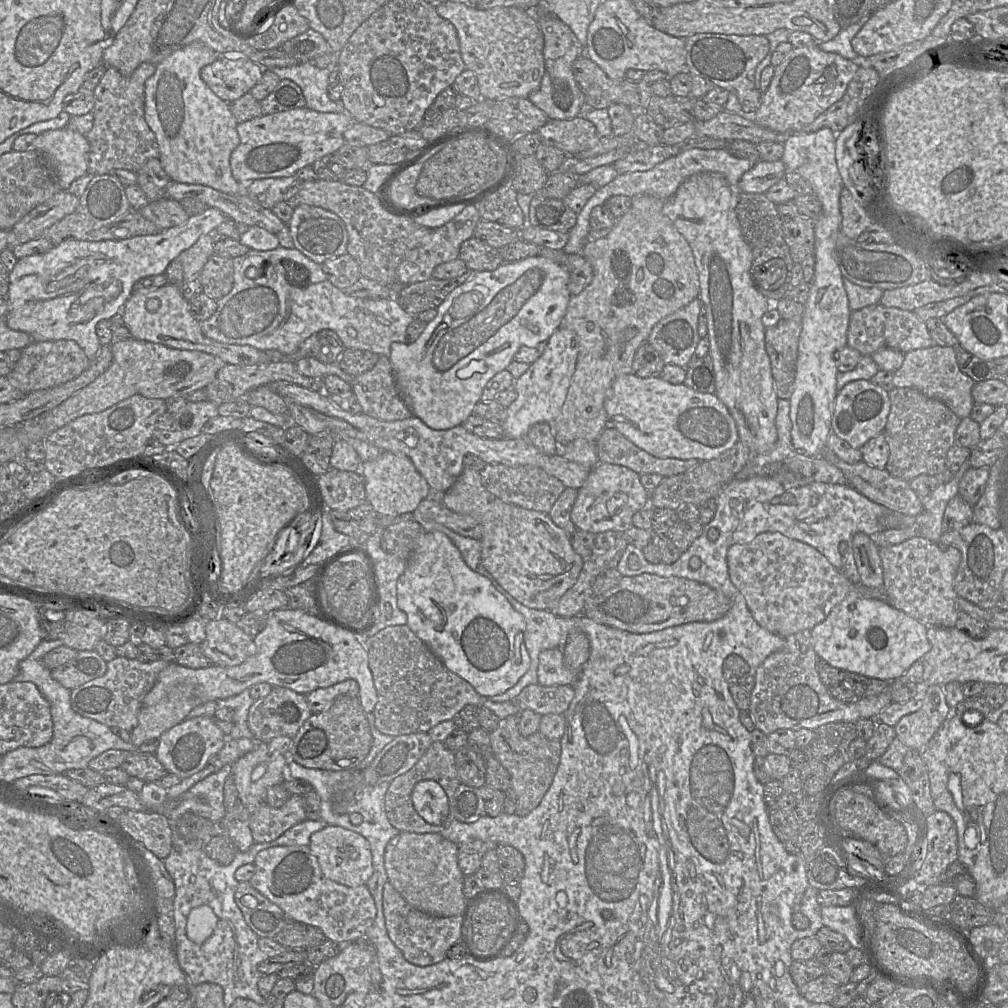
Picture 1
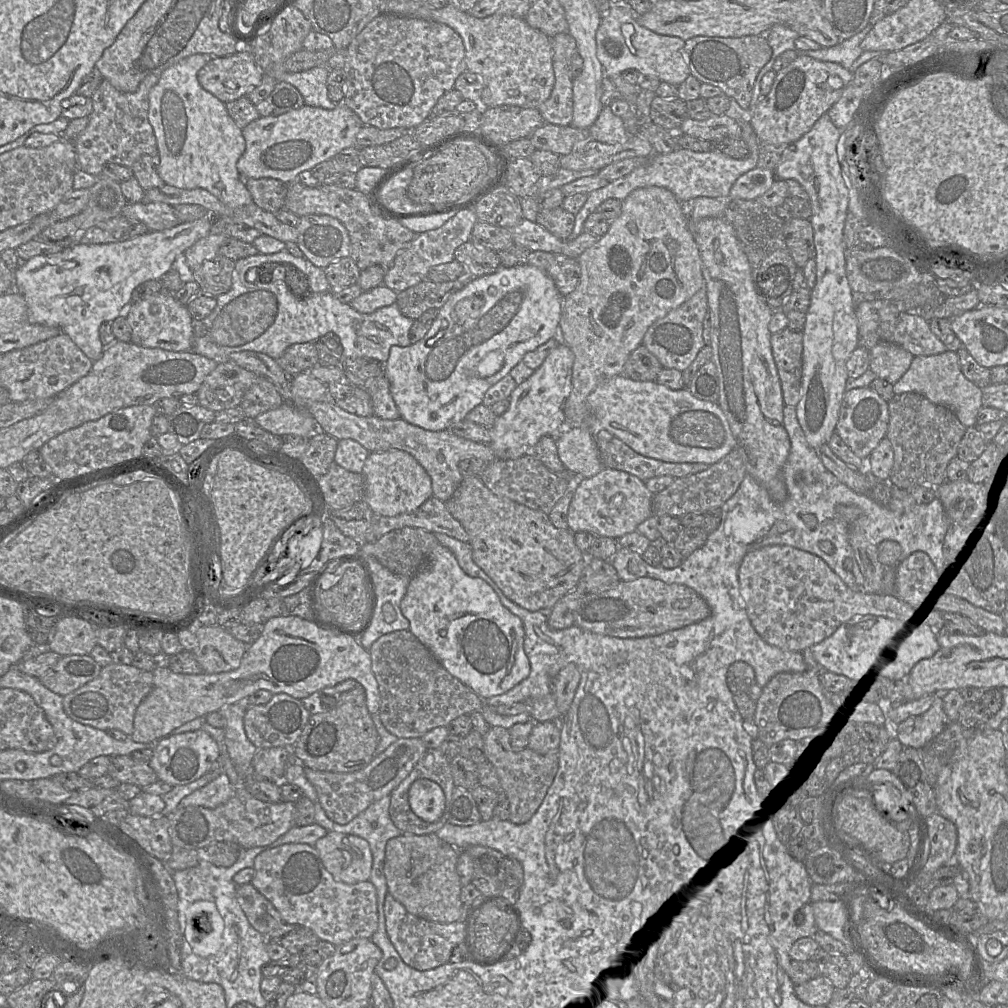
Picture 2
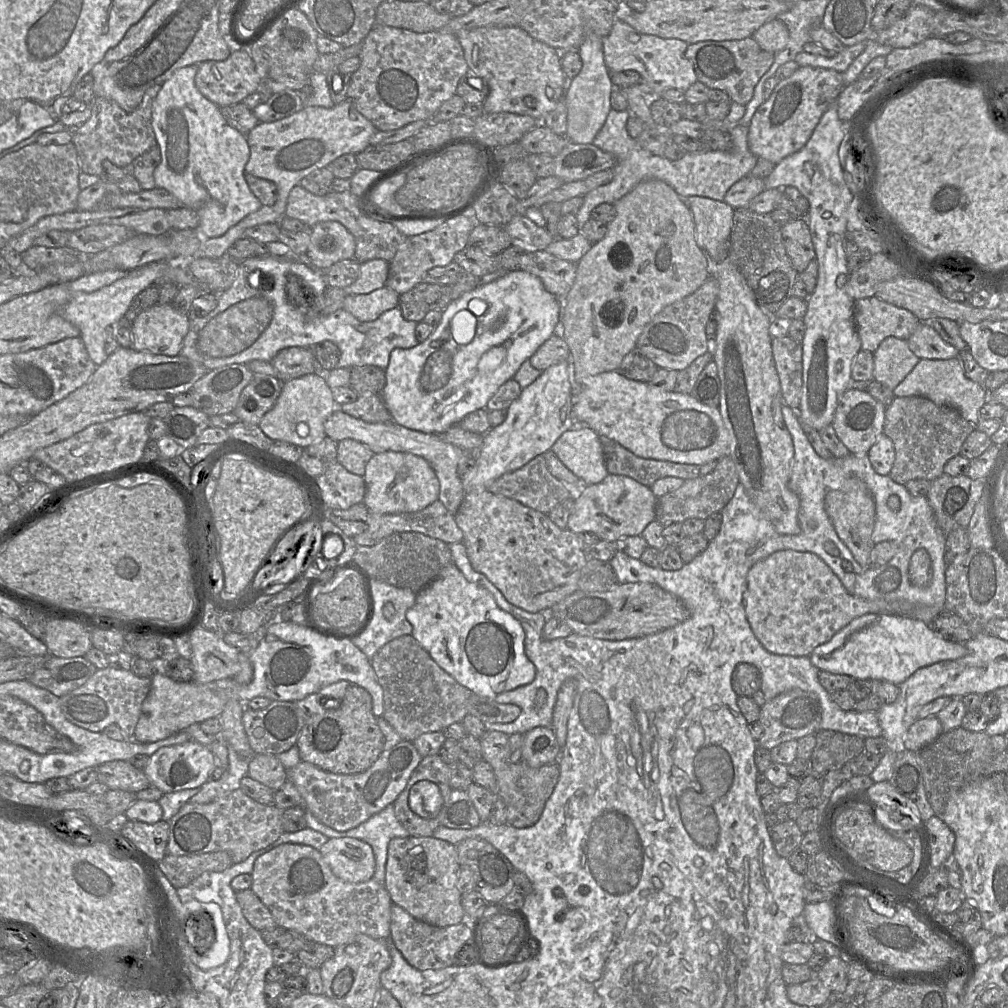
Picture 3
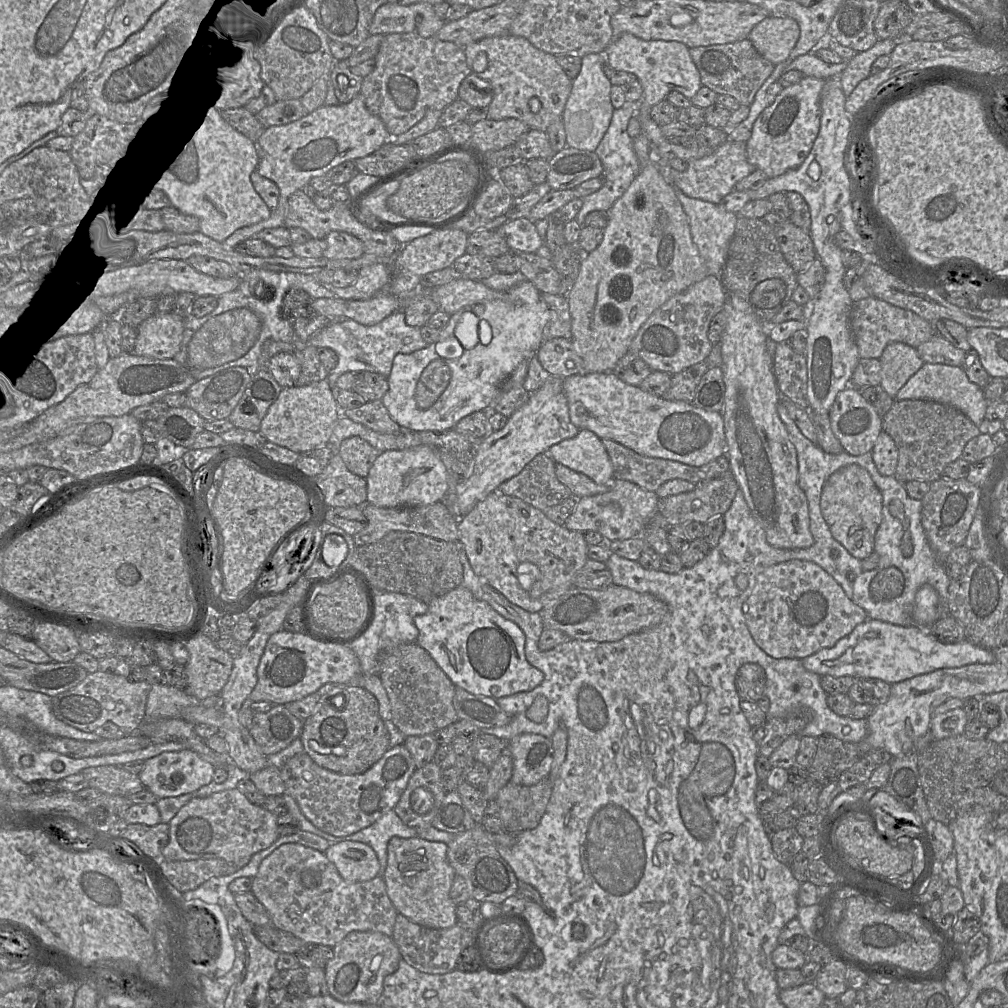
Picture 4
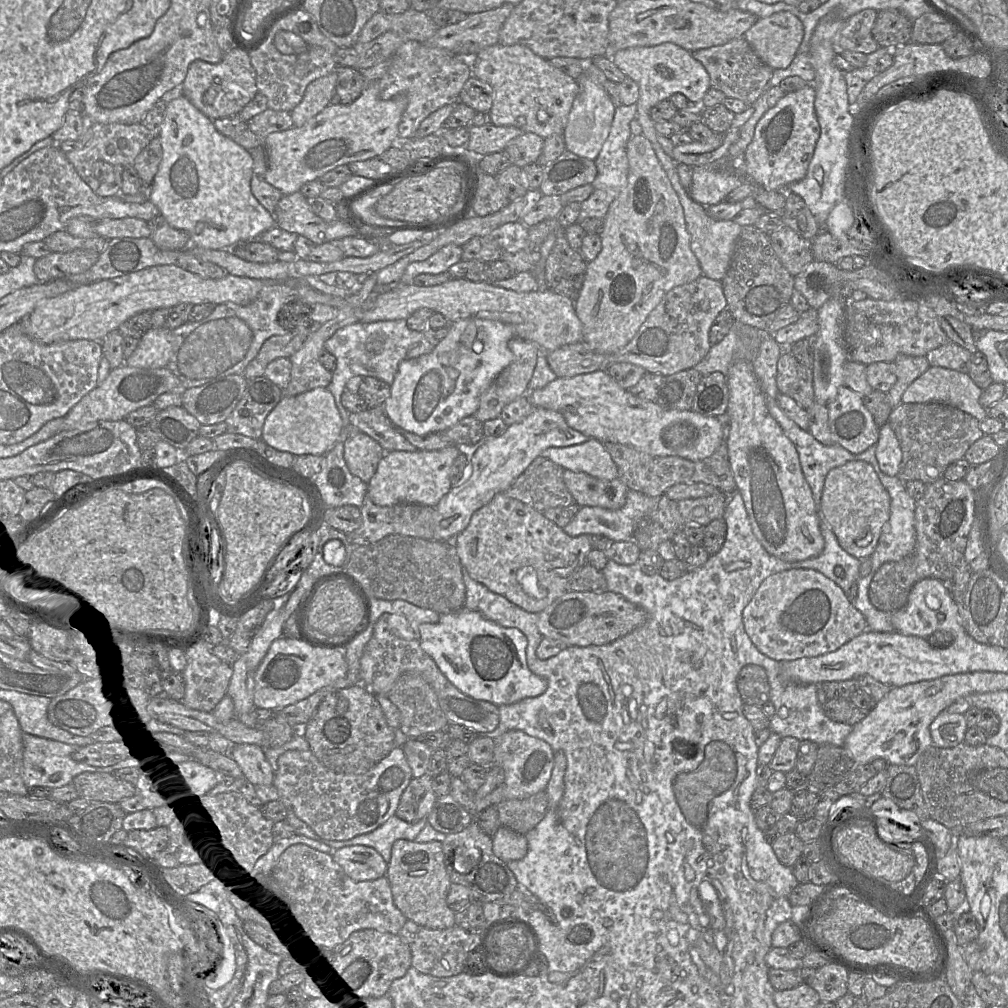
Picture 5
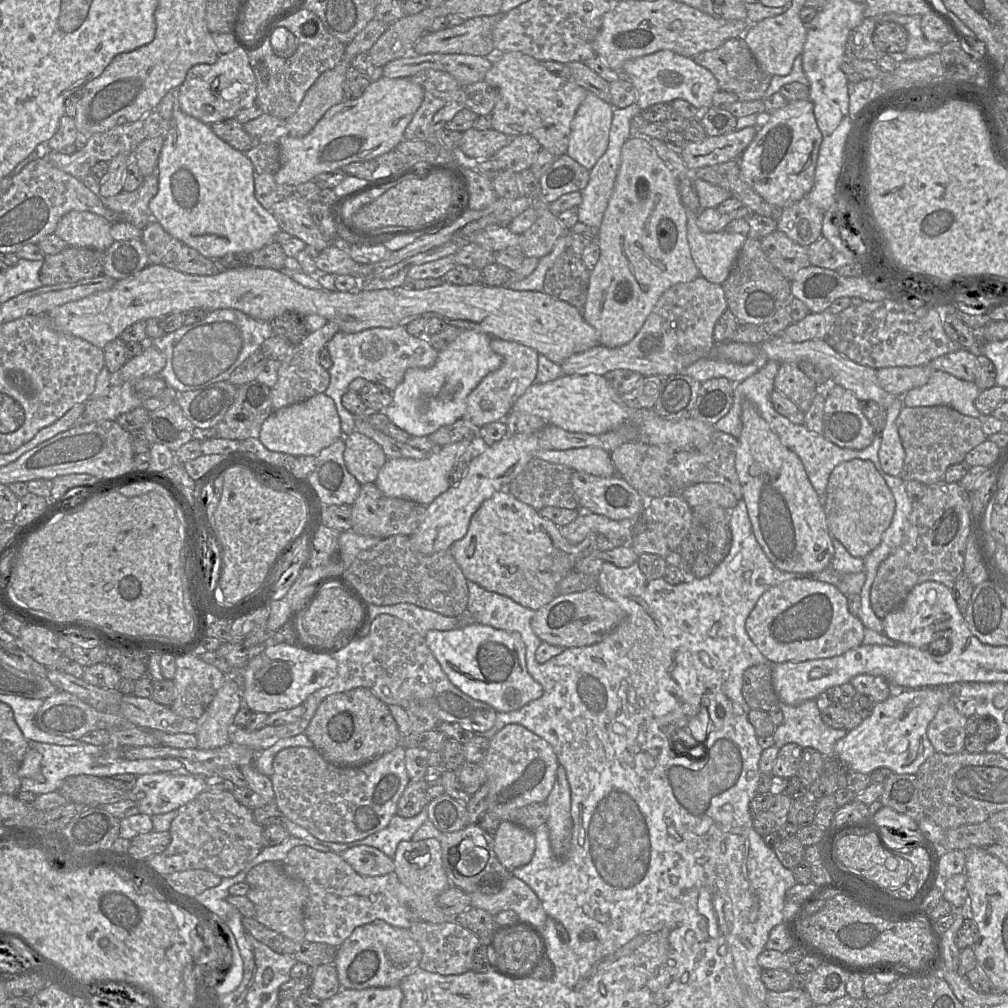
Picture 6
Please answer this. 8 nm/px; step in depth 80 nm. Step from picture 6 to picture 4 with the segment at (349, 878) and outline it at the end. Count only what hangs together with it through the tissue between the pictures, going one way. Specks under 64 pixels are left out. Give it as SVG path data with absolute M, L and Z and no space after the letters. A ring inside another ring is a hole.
M286 843L264 858L252 879L251 892L265 907L271 924L300 938L305 943L334 947L354 931L375 931L392 937L398 911L391 902L383 877L364 882L347 882L326 855L299 843Z

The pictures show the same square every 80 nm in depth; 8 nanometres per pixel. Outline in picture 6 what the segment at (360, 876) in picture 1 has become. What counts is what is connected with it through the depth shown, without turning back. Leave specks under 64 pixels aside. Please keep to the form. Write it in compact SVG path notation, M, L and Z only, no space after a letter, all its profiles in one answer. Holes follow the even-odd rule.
M372 846L351 847L341 857L361 876L383 876L394 871L393 859Z

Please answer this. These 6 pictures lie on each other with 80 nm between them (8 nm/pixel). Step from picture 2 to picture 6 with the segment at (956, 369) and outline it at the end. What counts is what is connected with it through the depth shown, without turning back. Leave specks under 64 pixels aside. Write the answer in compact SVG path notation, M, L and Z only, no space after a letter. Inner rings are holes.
M935 370L929 381L908 391L904 396L904 406L949 406L961 414L975 418L983 415L975 406L981 390L971 381L959 379L945 371Z

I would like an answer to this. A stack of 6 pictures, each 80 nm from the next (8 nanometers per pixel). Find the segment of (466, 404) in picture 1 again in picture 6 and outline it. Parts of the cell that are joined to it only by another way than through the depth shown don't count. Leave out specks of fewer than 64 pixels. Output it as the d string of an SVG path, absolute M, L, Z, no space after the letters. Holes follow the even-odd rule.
M462 330L458 337L445 349L438 352L435 364L430 368L409 368L402 382L392 392L392 403L383 411L388 419L398 428L414 436L429 436L440 427L453 424L463 418L466 412L466 402L469 394L489 373L497 370L502 364L502 358L492 351L492 337L475 331Z

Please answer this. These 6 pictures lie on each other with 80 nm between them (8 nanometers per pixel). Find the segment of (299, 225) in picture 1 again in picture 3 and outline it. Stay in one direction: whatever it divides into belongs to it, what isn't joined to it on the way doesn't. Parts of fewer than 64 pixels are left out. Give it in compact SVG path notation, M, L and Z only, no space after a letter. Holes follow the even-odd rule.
M337 221L319 222L310 227L306 254L312 267L326 271L338 261L354 258L355 238Z

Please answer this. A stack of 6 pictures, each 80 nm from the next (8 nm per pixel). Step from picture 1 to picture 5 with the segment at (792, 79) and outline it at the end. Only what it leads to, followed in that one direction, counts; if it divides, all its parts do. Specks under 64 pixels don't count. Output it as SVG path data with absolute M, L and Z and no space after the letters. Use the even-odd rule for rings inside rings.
M808 83L800 90L786 93L760 118L753 140L738 162L745 180L750 180L766 190L777 191L806 176L820 137L820 125L814 108L815 95L814 85Z

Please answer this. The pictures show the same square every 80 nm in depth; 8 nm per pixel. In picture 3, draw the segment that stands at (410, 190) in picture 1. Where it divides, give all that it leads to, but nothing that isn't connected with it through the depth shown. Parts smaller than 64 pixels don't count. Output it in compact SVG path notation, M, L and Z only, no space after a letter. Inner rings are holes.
M399 174L379 185L369 198L374 208L391 219L402 218L406 209L395 199L396 192L405 184L406 175Z

